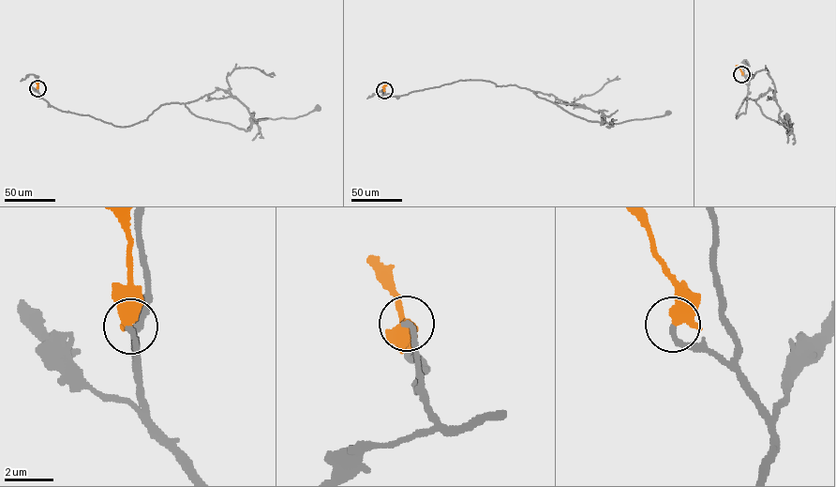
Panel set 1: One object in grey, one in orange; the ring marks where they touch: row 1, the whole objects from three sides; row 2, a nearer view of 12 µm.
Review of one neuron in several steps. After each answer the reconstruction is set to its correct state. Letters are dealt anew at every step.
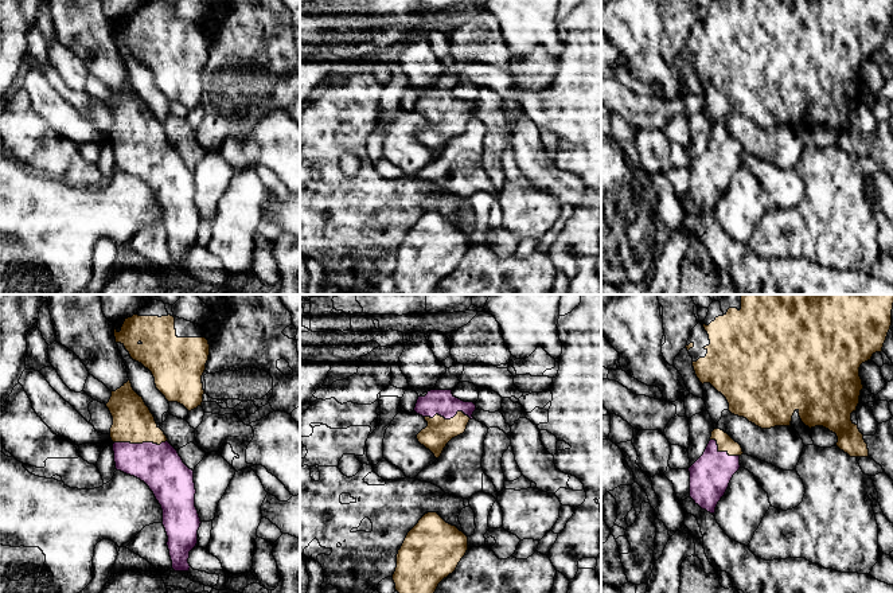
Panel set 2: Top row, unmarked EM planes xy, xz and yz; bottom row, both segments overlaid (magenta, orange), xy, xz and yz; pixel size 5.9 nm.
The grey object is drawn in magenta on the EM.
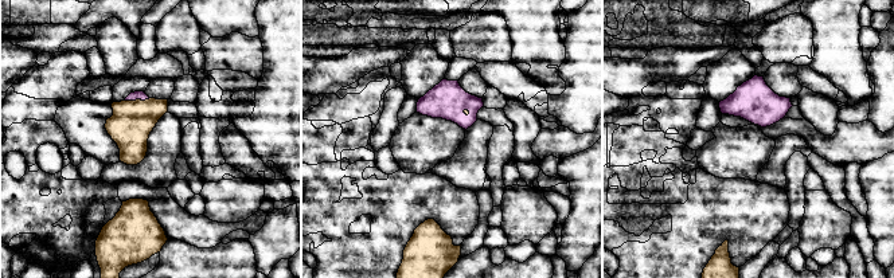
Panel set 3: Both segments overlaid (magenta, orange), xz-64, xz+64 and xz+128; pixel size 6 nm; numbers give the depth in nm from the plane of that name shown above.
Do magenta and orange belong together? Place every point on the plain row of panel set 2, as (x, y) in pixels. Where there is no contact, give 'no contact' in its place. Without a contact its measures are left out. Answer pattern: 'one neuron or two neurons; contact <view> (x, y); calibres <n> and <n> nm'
one neuron; contact xy (140, 143); calibres 260 and 240 nm

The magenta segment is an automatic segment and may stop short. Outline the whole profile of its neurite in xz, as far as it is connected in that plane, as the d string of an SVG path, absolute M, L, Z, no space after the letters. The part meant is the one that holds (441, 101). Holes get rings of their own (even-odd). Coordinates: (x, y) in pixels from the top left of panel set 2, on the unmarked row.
M430 89L425 95L418 95L414 110L425 117L428 125L417 133L421 144L429 148L438 157L446 143L463 133L476 109L473 101L464 101L452 93L452 89Z

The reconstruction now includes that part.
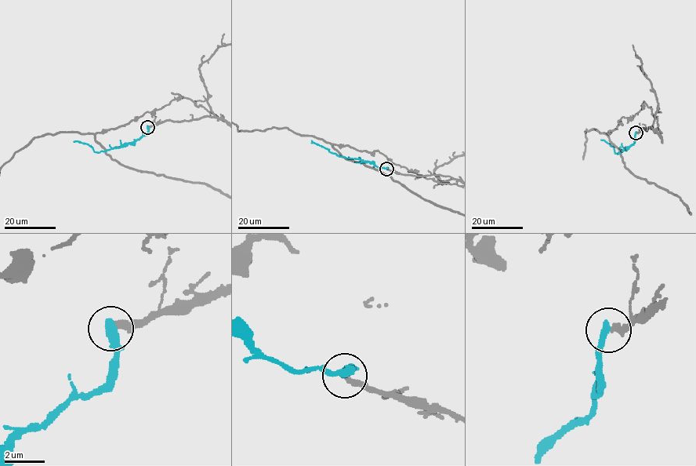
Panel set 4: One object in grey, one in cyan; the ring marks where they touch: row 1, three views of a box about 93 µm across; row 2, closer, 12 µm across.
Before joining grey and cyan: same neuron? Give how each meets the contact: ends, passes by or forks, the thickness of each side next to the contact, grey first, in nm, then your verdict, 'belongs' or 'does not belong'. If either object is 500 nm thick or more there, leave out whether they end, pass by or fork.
grey ends there; cyan ends there; 280 nm thick on the grey side, 480 nm on the other; does not belong

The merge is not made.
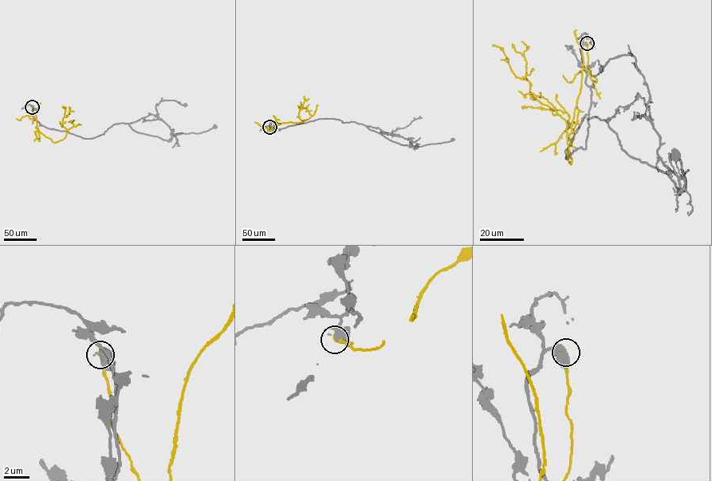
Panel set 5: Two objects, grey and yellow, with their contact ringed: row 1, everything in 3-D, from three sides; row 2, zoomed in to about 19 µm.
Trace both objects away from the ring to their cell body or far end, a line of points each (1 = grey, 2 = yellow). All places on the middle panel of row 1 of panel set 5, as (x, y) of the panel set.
1: (270, 127), (280, 128), (331, 118), (363, 124), (409, 147), (452, 139)
2: (270, 127), (306, 120), (301, 120), (298, 114), (304, 96)

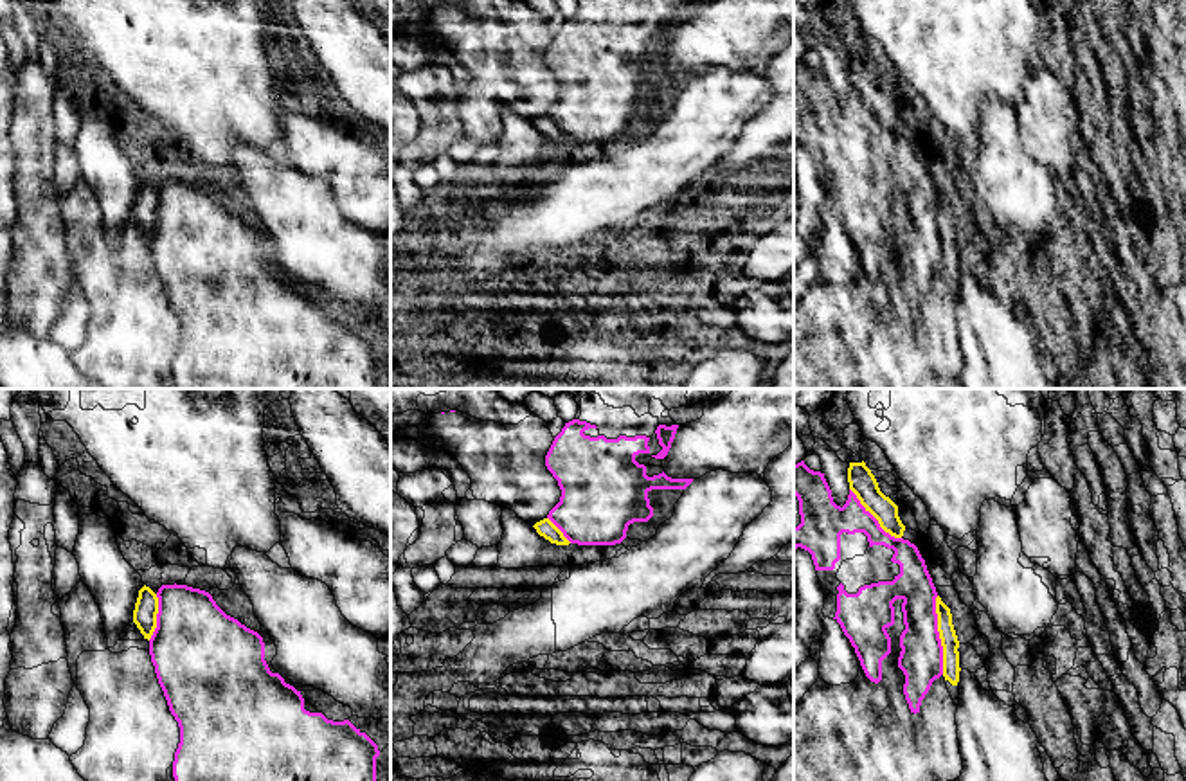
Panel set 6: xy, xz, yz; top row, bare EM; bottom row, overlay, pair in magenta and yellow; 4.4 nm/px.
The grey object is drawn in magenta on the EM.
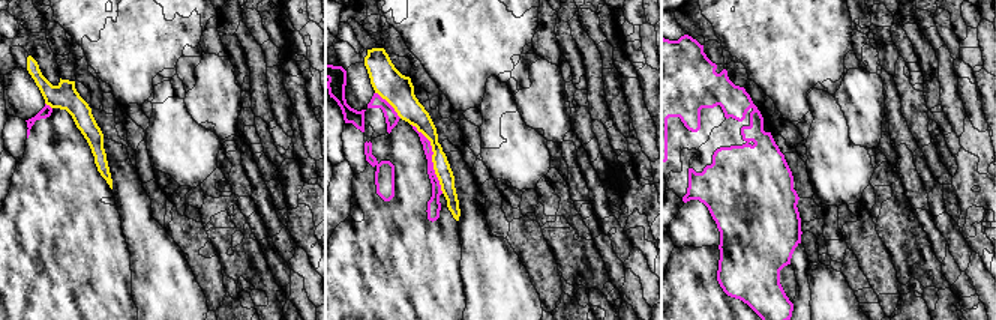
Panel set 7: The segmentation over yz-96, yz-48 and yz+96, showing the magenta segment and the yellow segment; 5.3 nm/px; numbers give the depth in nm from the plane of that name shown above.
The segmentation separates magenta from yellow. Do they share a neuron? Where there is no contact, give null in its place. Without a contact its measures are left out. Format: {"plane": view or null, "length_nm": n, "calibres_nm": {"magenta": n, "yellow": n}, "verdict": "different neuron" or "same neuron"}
{"plane": "yz", "length_nm": 360, "calibres_nm": {"magenta": 190, "yellow": 80}, "verdict": "different neuron"}

